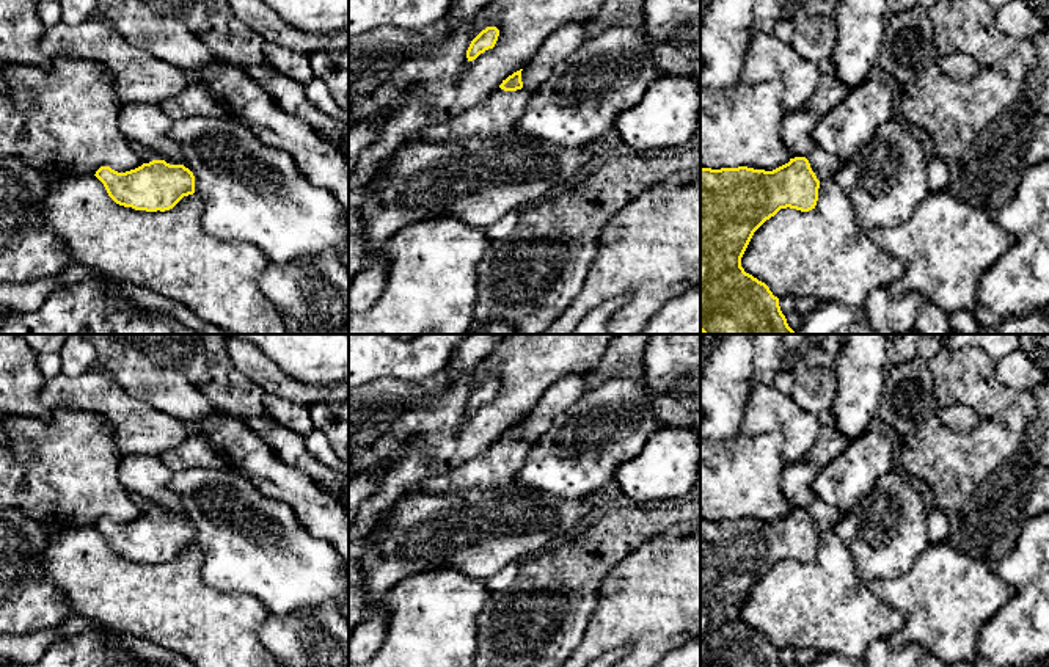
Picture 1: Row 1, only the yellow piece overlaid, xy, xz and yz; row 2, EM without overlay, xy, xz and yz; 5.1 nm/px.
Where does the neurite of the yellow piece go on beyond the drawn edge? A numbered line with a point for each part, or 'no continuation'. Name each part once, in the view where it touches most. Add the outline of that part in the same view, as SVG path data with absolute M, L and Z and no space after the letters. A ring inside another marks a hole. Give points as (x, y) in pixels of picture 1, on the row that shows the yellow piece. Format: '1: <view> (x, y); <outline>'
1: xy (146, 156); M130 143L130 144L140 154L143 163L149 163L152 160L165 160L170 165L176 165L171 159L163 157L163 155L154 152L154 151L149 151L149 149L146 149L146 148L143 148L143 146L137 144L137 143Z

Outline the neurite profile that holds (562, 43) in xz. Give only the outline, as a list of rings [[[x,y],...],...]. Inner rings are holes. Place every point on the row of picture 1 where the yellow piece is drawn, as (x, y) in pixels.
[[[587,20],[567,24],[540,46],[521,71],[524,91],[532,93],[542,86],[551,77],[553,69],[576,52],[586,41],[586,24]]]

